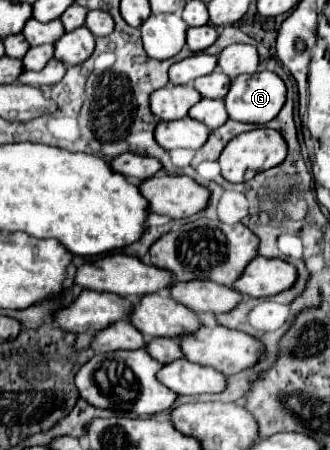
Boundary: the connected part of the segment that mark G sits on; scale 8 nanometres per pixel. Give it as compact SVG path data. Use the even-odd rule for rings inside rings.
M272 71L240 75L224 99L234 121L264 125L272 121L286 103L286 85Z

